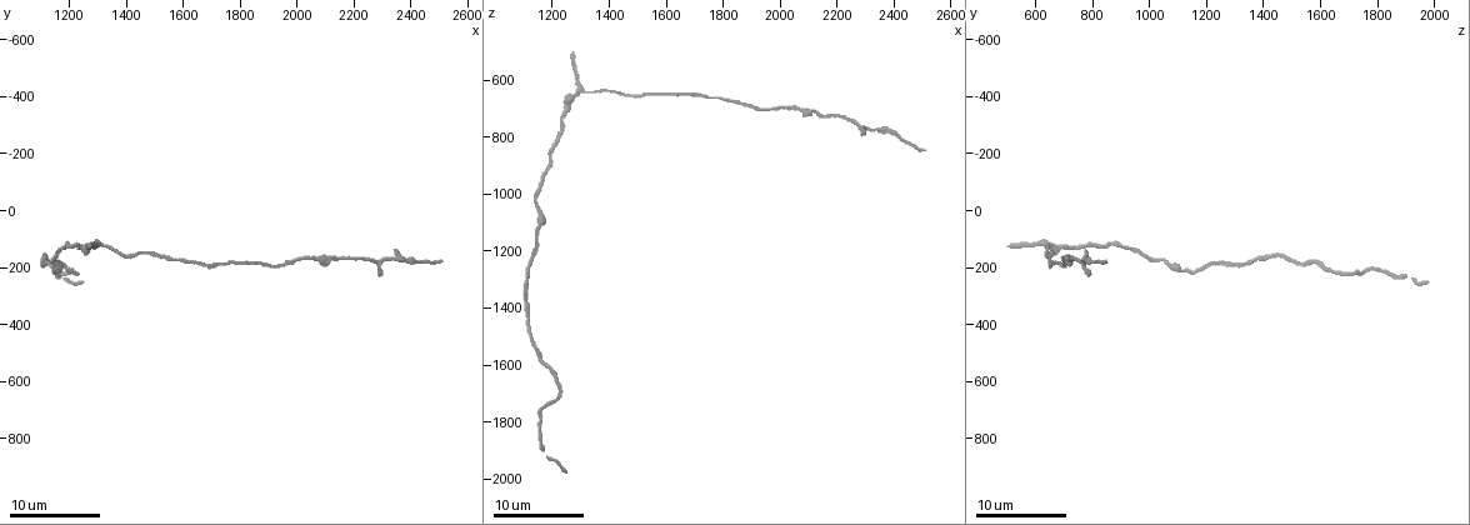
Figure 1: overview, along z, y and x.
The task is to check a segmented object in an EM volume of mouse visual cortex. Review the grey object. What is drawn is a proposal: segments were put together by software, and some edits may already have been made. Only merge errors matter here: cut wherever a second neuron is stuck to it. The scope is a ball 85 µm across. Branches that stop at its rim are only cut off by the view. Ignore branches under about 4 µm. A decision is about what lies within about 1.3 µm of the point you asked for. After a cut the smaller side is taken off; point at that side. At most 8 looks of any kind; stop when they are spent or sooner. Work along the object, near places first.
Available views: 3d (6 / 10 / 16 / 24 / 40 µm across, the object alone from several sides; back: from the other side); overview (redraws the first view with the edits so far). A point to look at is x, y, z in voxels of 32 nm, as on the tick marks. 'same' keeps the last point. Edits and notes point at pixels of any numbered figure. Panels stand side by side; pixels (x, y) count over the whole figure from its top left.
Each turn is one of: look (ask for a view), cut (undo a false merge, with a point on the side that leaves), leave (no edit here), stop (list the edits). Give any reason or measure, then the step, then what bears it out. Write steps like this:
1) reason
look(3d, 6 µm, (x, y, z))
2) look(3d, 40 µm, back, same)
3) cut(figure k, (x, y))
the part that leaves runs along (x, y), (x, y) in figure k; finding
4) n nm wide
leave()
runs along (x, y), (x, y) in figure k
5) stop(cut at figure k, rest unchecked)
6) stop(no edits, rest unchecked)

sudden change in width
look(3d, 10 µm, (2120, 170, 720))

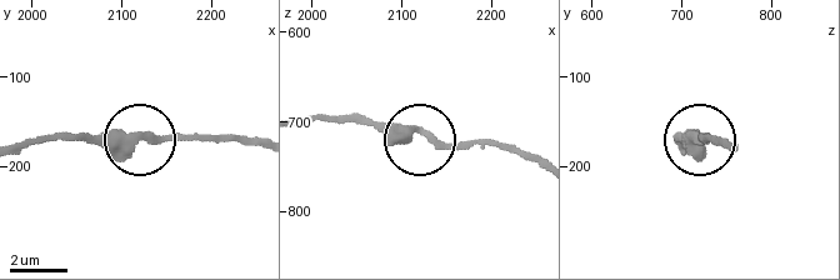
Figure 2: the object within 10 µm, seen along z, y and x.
leave()
runs along (25, 149), (39, 141), (216, 141) in figure 2; continuous, no second neuron

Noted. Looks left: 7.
calibre changes
look(3d, 16 µm, (1720, 190, 660))

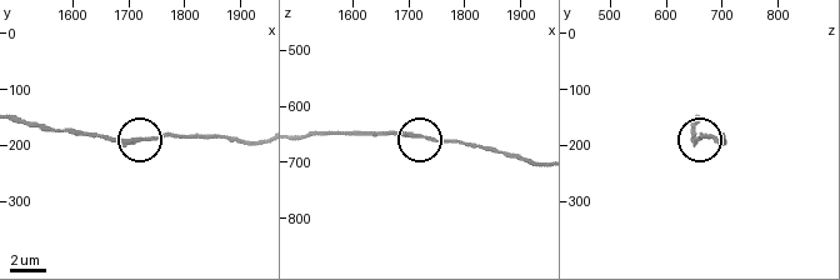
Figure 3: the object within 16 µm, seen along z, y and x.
leave()
runs along (303, 138), (316, 133), (410, 133), (441, 141), (471, 141) in figure 3; all the same neuron

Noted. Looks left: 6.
thick turns thin
look(3d, 10 µm, (1150, 180, 1060))

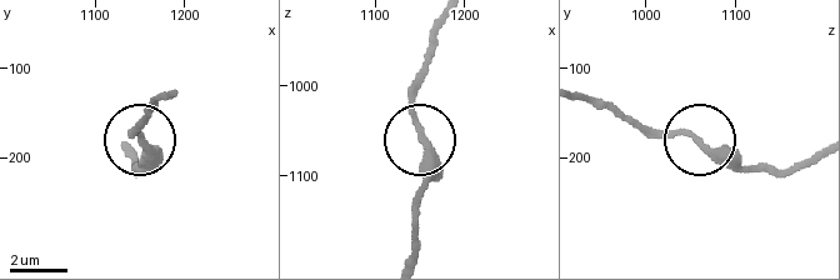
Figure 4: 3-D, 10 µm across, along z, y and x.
230 nm wide
leave()
runs along (445, 21), (414, 93), (421, 213) in figure 4; all the same neuron

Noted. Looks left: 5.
thin neck
look(3d, 10 µm, (1940, 190, 710))

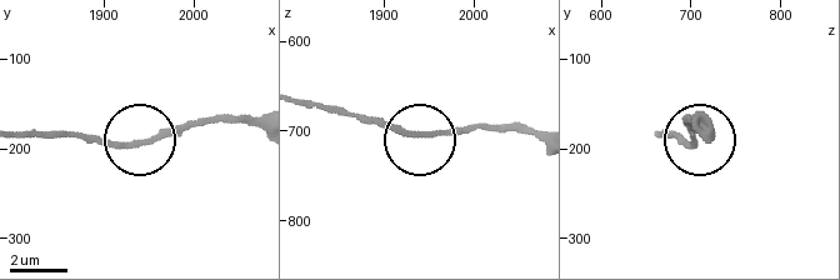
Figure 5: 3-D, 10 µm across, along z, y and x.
leave()
runs along (301, 99), (416, 134), (506, 126) in figure 5; all the same neuron

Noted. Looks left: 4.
stop(no edits, rest unchecked)

